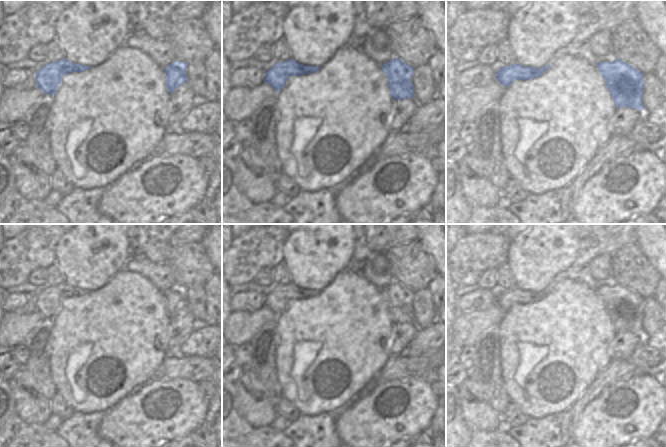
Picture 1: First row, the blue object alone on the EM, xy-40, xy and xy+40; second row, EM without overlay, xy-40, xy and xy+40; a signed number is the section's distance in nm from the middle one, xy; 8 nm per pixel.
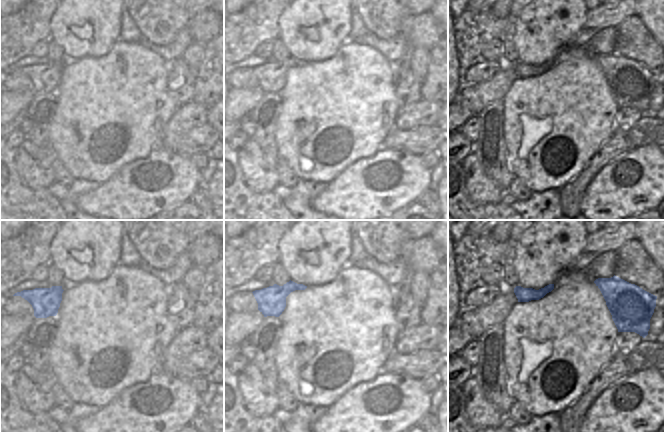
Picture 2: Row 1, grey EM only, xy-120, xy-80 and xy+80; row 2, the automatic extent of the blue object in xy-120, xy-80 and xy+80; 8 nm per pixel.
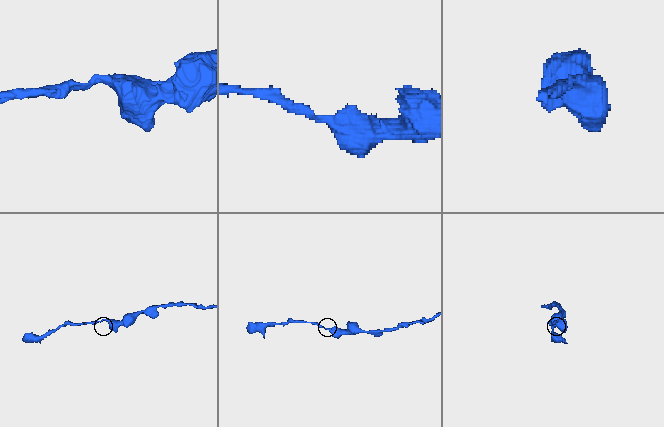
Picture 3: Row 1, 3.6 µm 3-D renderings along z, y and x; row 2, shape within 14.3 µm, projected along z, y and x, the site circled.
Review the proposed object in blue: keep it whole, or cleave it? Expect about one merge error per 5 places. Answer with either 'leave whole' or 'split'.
leave whole

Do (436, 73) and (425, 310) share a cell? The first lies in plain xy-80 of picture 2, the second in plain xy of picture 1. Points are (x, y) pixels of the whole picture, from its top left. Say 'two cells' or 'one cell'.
two cells

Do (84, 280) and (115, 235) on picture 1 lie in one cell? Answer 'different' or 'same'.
same

